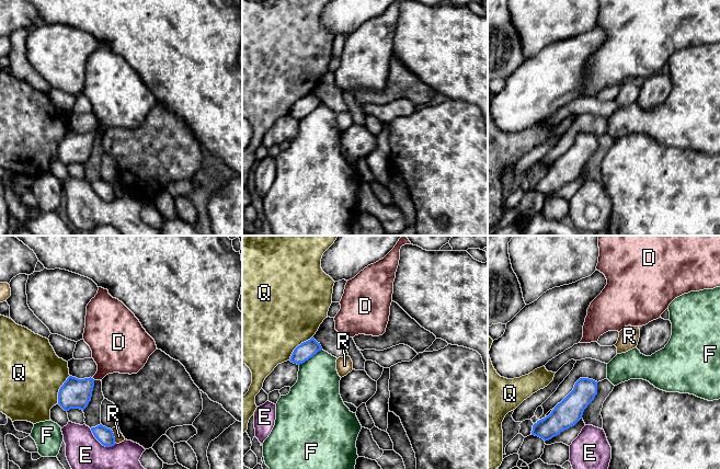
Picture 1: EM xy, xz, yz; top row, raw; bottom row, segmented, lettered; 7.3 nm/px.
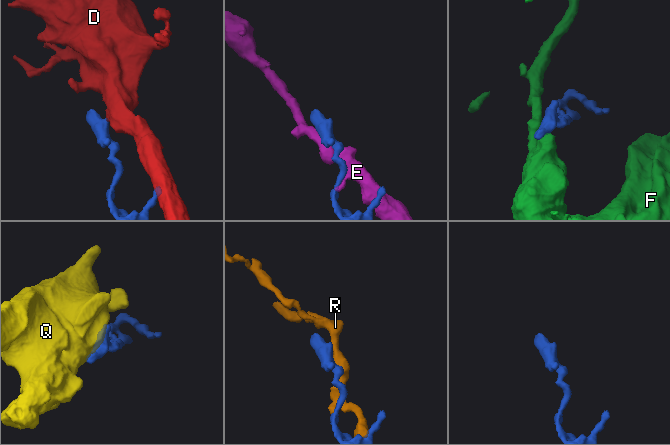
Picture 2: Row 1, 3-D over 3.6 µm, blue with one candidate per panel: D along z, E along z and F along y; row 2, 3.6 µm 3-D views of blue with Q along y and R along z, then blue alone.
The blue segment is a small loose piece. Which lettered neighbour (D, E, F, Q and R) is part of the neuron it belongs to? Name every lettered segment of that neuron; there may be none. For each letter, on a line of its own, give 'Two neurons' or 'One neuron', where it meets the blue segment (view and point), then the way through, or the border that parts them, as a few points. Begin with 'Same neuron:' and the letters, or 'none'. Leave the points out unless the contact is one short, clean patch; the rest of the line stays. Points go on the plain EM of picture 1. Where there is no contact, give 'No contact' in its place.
Same neuron: D
D: One neuron. No contact
E: Two neurons. Touches blue at xy (101, 197)
F: Two neurons. Touches blue at xz (310, 112). Boundary: xz (321, 103), (299, 119)
Q: Two neurons. Touches blue at xz (298, 100)
R: Two neurons. Touches blue at xy (113, 191)

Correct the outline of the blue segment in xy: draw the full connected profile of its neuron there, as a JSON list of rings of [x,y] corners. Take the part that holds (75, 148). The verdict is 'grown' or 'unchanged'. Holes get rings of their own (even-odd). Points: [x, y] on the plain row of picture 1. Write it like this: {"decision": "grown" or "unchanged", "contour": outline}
{"decision": "grown", "contour": [[[99,42],[98,48],[87,60],[83,94],[92,105],[98,126],[92,133],[78,134],[72,130],[67,133],[58,147],[58,159],[65,165],[84,164],[91,156],[95,135],[102,136],[106,129],[113,127],[137,128],[157,104],[155,94],[146,87],[135,69],[102,42]]]}

